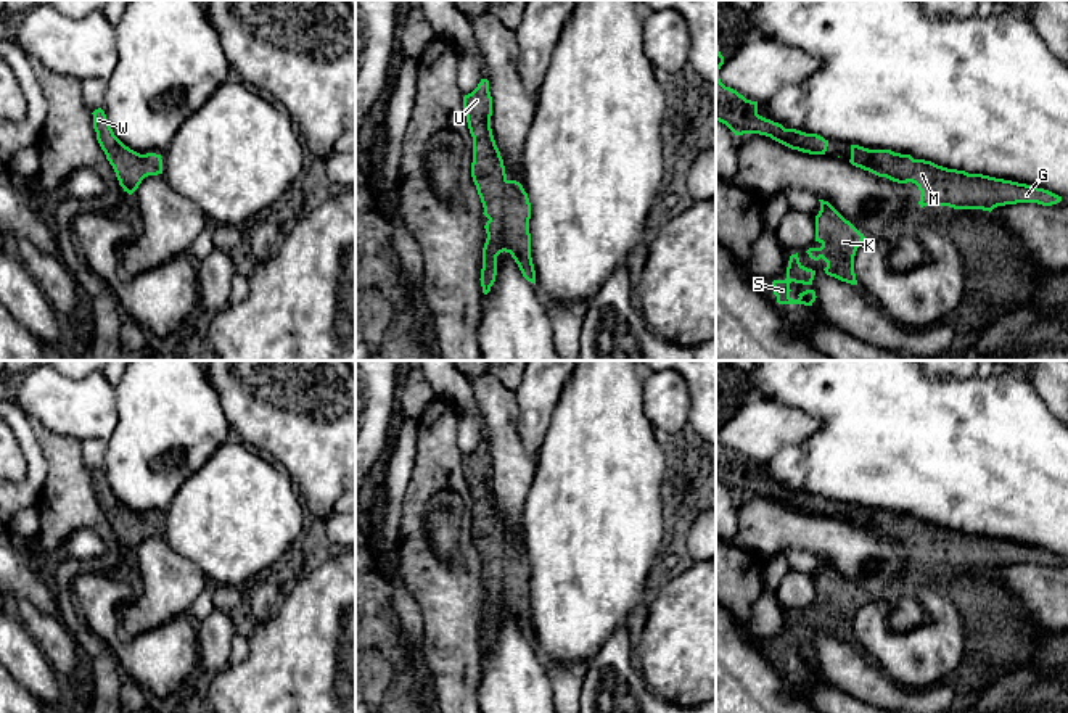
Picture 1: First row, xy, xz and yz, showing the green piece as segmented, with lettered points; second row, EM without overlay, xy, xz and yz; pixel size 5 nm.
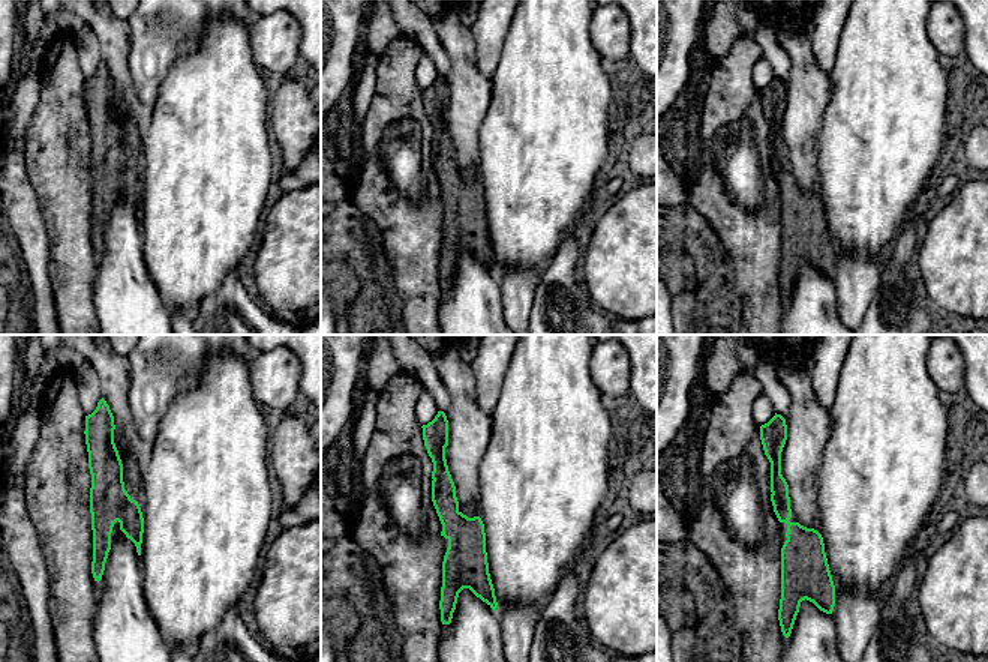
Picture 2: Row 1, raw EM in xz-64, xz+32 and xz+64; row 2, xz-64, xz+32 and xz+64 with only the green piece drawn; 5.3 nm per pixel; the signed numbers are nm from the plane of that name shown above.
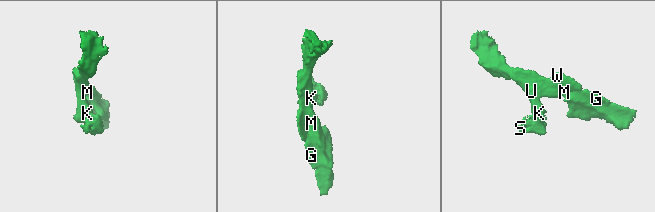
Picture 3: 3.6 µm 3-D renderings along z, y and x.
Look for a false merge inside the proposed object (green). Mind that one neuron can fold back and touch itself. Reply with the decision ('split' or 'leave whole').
leave whole

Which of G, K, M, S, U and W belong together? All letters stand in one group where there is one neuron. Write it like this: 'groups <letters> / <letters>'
groups G K M S U W

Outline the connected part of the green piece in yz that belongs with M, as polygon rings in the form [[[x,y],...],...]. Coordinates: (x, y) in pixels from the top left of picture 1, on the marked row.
[[[851,145],[849,163],[898,183],[915,183],[922,192],[920,208],[936,204],[991,212],[994,208],[1005,204],[1037,203],[1052,206],[1062,201],[1062,196],[1044,188],[947,169],[931,161],[914,159],[910,155],[901,155],[891,150],[869,150]]]

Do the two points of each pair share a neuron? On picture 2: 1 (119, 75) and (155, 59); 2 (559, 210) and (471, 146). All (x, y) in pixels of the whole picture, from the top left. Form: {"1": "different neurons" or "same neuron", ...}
{"1": "different neurons", "2": "different neurons"}

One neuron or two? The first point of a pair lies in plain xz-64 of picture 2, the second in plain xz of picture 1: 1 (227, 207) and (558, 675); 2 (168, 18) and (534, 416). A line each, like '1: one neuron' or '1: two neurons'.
1: two neurons
2: one neuron

